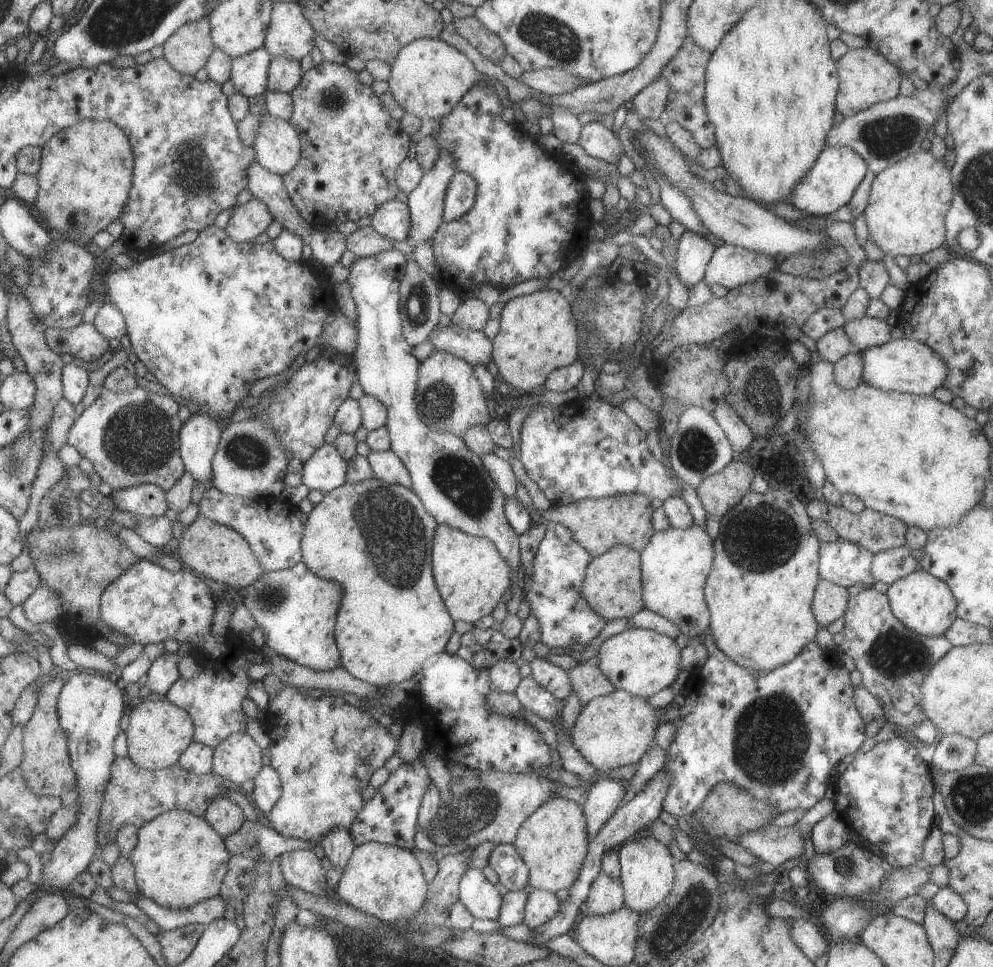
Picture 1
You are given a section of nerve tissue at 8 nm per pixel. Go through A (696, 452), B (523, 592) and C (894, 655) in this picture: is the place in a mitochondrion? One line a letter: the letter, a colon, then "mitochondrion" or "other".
A: mitochondrion
B: other
C: mitochondrion

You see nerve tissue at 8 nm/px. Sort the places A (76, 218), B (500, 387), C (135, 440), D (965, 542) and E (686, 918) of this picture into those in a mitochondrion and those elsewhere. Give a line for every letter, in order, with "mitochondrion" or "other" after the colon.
A: mitochondrion
B: other
C: mitochondrion
D: mitochondrion
E: mitochondrion

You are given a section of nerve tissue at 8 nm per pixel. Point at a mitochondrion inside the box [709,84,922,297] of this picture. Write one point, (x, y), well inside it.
(885, 137)

